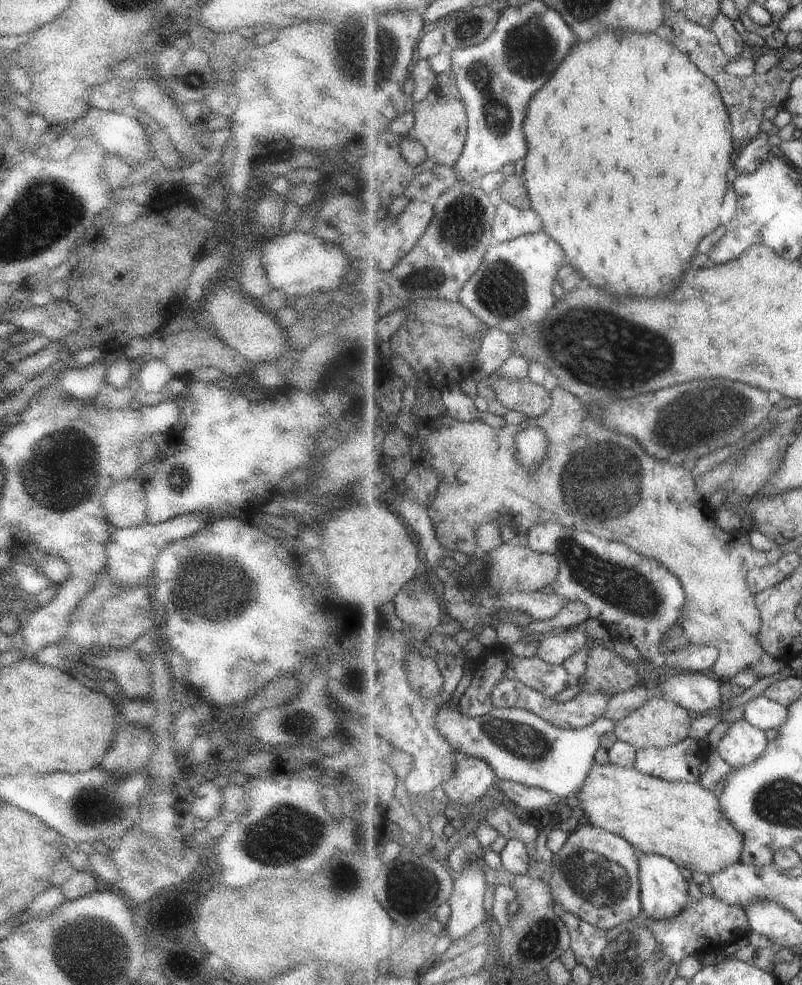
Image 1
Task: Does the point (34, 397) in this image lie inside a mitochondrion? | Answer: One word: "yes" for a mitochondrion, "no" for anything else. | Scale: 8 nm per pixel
no

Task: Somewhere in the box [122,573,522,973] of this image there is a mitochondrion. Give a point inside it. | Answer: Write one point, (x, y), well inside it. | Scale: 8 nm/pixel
(291, 828)

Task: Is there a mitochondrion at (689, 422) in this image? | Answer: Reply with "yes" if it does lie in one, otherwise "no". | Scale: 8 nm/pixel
yes

